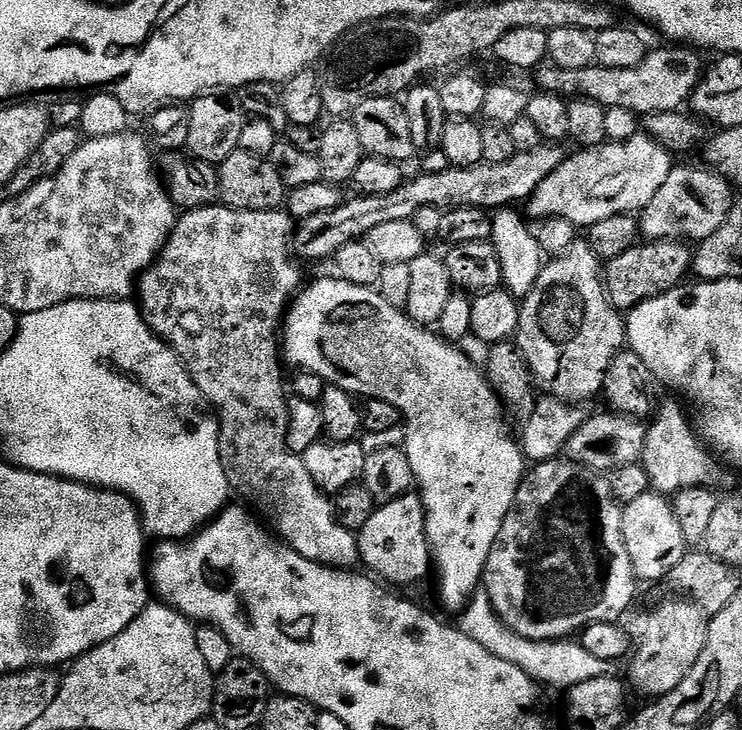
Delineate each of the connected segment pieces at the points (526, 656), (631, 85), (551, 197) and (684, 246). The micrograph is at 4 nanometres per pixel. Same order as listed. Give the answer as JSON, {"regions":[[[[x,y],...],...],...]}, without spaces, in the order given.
{"regions":[[[[480,594],[476,601],[464,612],[463,635],[470,638],[475,647],[484,649],[489,656],[495,656],[505,665],[515,666],[518,672],[526,668],[525,677],[535,681],[537,676],[554,678],[552,674],[570,672],[572,677],[576,674],[580,679],[595,675],[596,659],[586,650],[578,640],[565,638],[563,640],[532,641],[516,636],[500,620],[491,606],[491,602],[484,594]]],[[[664,46],[647,53],[637,64],[625,68],[593,66],[577,72],[563,73],[559,91],[568,98],[583,98],[600,105],[604,110],[630,110],[638,118],[655,112],[671,112],[683,107],[691,97],[702,75],[702,64],[695,51],[688,46]]],[[[644,134],[577,151],[565,158],[553,173],[542,178],[527,198],[527,215],[533,221],[551,218],[588,230],[603,219],[635,213],[650,197],[658,194],[674,167],[673,153]]],[[[683,240],[637,242],[603,265],[602,283],[605,293],[616,309],[631,310],[641,301],[677,287],[687,277],[684,275],[689,275],[693,255],[693,249]]]]}

